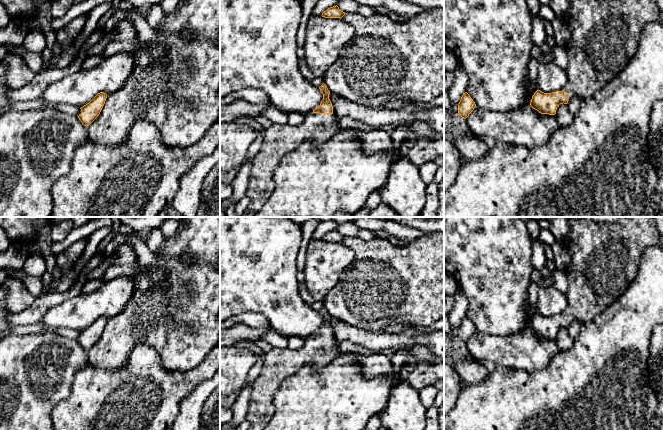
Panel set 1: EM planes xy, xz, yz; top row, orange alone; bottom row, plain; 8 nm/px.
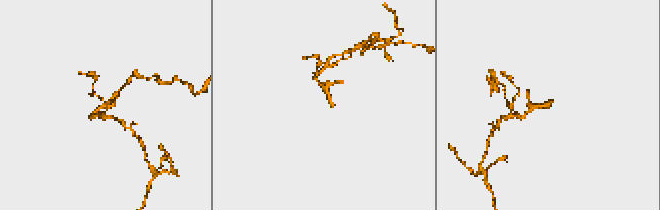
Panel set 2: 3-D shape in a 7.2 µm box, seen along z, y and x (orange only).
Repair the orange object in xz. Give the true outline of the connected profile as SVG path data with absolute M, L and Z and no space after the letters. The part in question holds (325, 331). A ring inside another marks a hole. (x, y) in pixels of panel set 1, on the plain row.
M324 307L319 313L323 318L323 324L312 337L305 340L300 349L272 347L265 353L263 366L253 383L248 405L247 420L251 424L249 430L264 430L275 412L274 394L288 377L305 366L321 370L336 357L348 355L357 360L366 378L394 375L395 370L390 358L383 354L363 355L339 351L329 323L330 315Z

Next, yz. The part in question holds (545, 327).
M583 217L580 219L569 219L569 228L570 228L570 233L563 242L566 246L566 250L570 257L570 263L565 270L567 274L567 278L569 280L569 290L566 295L568 306L567 306L566 312L562 315L544 317L540 314L537 314L534 317L530 326L530 330L541 338L555 339L556 334L560 328L563 328L563 327L567 328L568 325L572 323L573 321L577 321L580 324L590 322L597 315L601 314L605 309L607 309L617 298L619 298L622 294L624 294L625 291L628 289L628 287L631 285L631 283L633 282L633 280L635 279L637 275L639 262L640 262L643 252L648 247L659 245L659 237L661 236L661 233L659 232L659 230L657 229L655 225L654 217L620 217L618 221L613 222L613 223L598 223L598 222L595 222L591 217Z

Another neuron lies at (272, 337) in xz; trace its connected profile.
M266 330L261 339L269 343L272 347L287 348L289 342L289 336L282 336L275 330Z

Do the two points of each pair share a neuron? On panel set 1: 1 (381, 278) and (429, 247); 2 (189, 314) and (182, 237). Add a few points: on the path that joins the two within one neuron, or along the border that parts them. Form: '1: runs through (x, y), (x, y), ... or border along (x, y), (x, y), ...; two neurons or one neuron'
1: runs through (393, 278), (398, 278), (417, 259); one neuron
2: runs through (175, 295), (175, 256); one neuron

